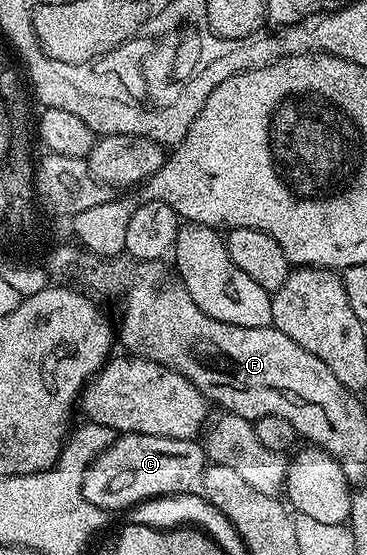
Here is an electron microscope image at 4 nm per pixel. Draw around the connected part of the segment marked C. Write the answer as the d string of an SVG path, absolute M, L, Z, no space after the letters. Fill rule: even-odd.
M121 433L93 460L85 471L83 497L100 511L124 512L147 499L162 495L188 495L196 492L207 466L204 446L192 438L172 439L158 435Z

